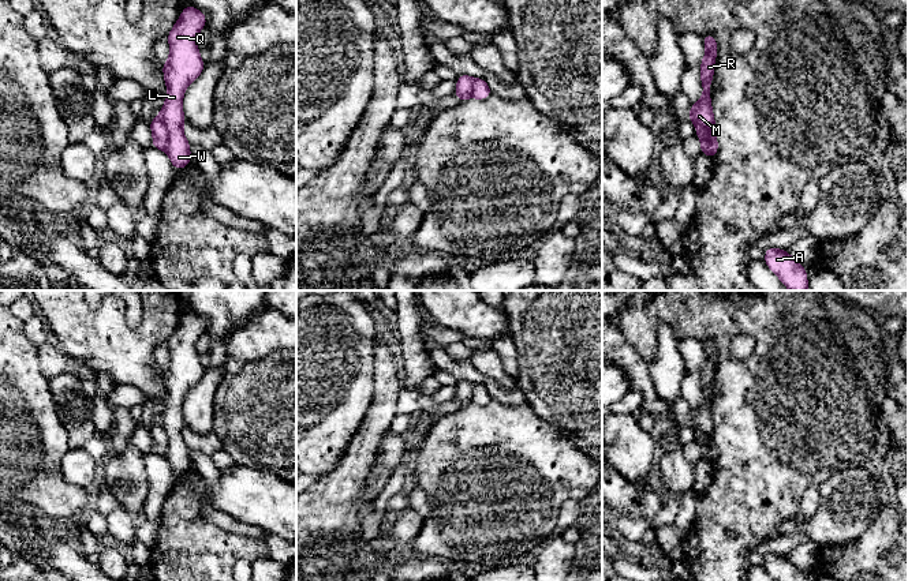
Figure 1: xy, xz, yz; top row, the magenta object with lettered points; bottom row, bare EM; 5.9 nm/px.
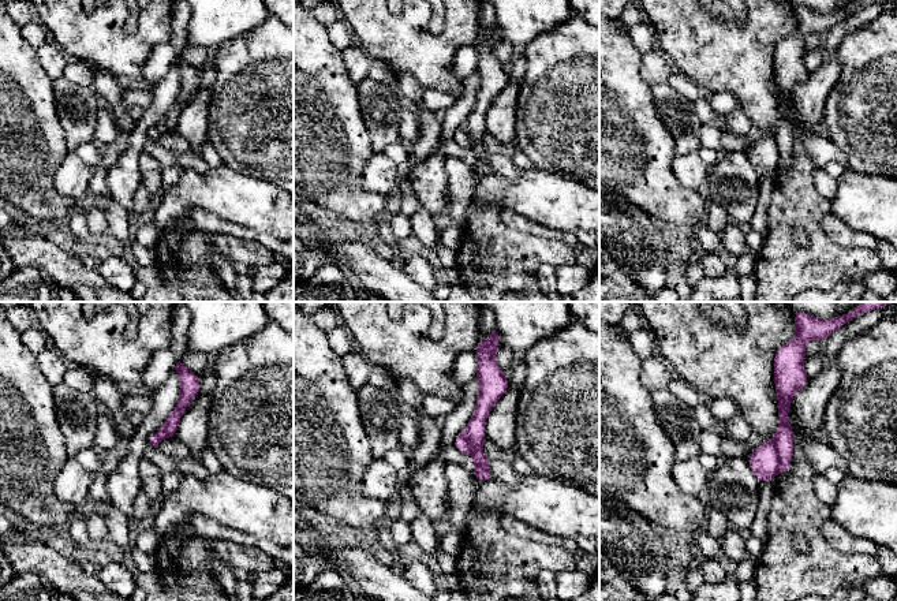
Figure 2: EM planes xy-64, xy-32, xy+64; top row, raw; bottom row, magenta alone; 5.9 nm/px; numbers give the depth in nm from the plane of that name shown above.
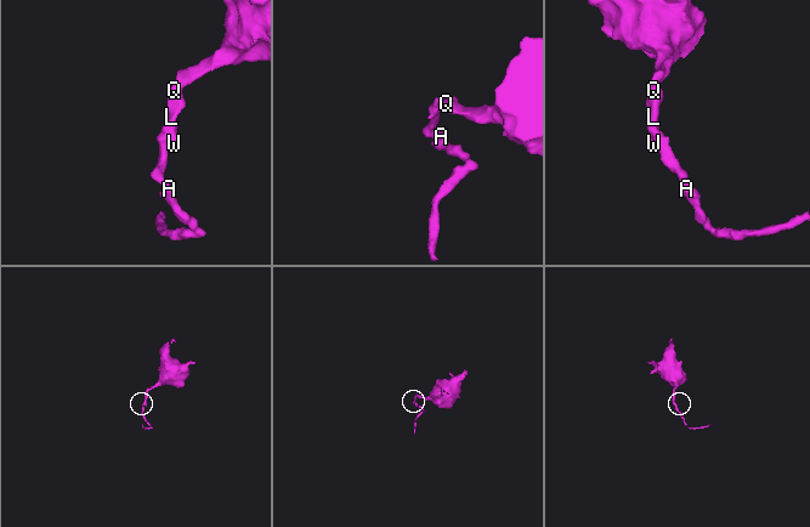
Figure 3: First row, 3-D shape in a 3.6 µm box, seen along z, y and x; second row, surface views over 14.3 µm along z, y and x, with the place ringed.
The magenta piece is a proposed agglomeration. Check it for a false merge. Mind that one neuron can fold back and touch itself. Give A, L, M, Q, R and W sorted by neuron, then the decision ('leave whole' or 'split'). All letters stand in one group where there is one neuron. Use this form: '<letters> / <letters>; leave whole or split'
A / L M Q R W; split

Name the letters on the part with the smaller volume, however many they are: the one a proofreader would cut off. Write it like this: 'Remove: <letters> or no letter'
Remove: A

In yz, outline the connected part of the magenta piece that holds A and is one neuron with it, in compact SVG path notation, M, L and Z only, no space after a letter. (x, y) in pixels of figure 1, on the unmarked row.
M766 554L765 569L777 581L807 581L804 574L786 555Z

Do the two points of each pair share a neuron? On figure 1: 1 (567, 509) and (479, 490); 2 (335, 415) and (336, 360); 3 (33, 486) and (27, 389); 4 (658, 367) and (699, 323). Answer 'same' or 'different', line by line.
1: different
2: same
3: same
4: different

